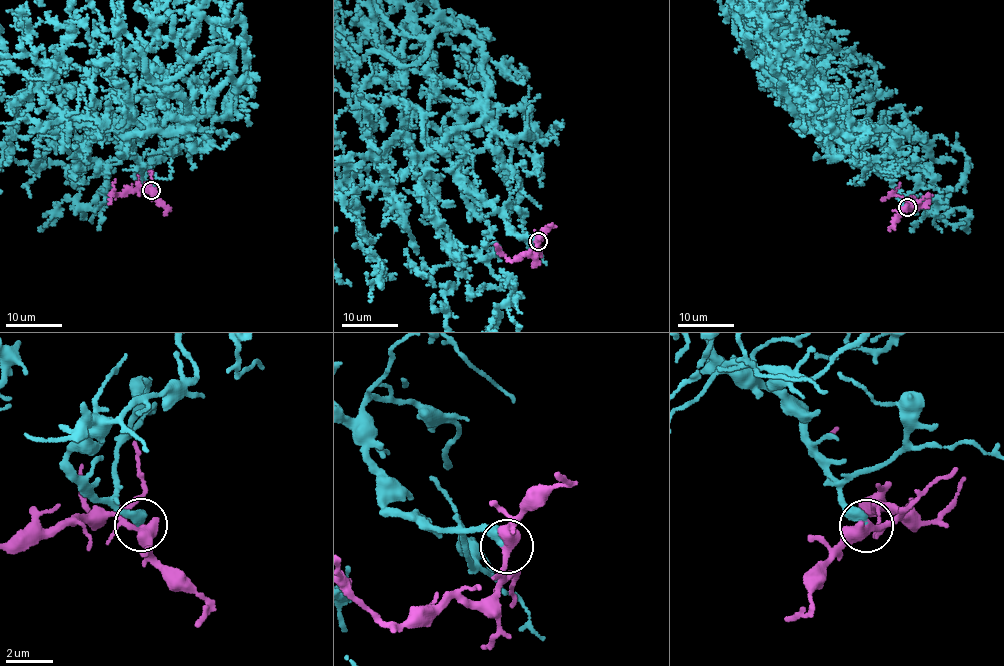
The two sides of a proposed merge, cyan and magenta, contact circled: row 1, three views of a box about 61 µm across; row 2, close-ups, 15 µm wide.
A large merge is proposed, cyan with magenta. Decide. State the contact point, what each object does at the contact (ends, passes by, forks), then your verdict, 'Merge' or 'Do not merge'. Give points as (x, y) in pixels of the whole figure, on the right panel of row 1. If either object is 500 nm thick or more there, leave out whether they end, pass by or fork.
Place: (907, 207). At the ring cyan ends. At the ring magenta passes by. Merge

